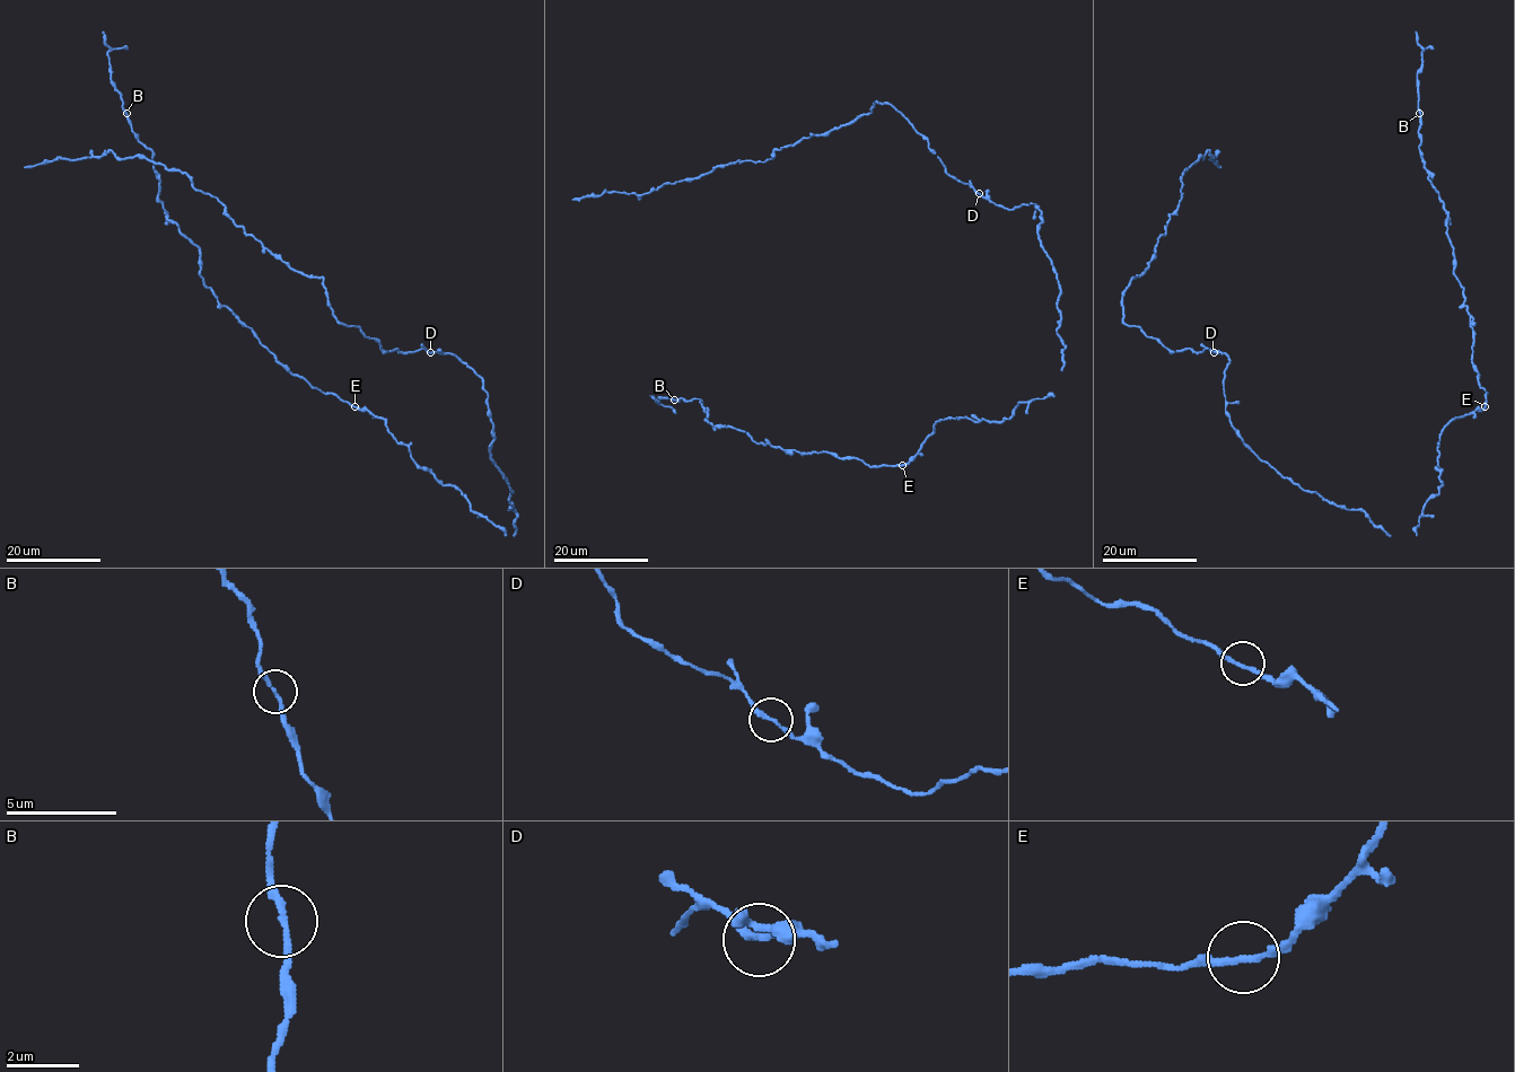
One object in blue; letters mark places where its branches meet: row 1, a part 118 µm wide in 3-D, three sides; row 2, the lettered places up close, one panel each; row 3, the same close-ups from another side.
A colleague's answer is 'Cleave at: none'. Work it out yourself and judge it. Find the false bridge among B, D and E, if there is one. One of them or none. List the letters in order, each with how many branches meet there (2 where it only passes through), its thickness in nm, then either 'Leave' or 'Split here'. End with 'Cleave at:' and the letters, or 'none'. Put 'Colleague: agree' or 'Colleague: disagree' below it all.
B: Branches: 2. Thickness 170 nm. Leave
D: Branches: 2. Thickness 180 nm. Leave
E: Branches: 2. Thickness 180 nm. Leave
Cleave at: none
Colleague: agree

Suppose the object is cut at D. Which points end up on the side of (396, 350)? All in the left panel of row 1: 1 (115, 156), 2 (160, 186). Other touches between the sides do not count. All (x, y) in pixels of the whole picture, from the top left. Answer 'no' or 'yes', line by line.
1: yes
2: no

